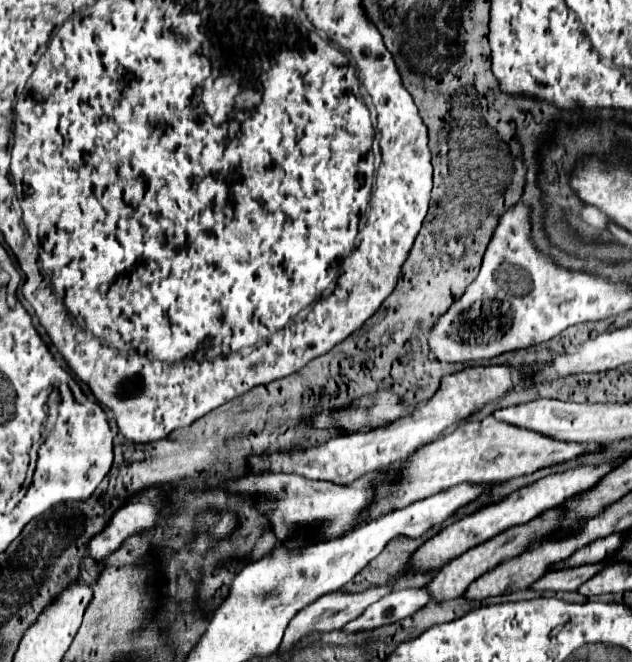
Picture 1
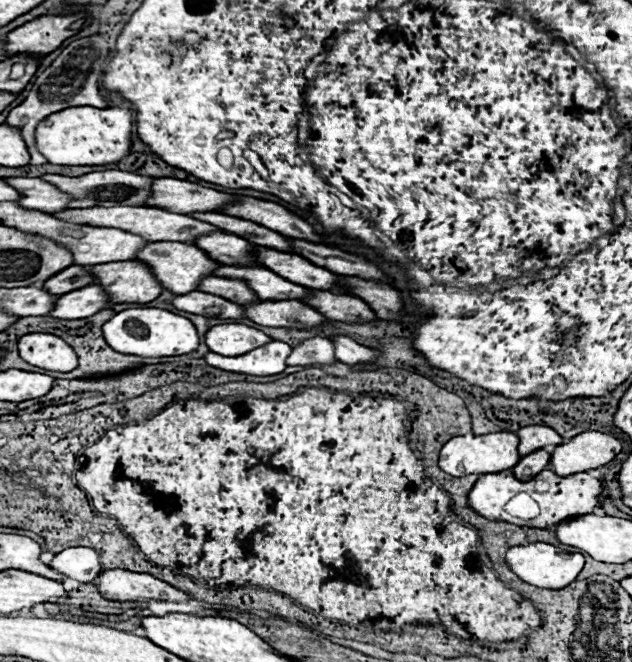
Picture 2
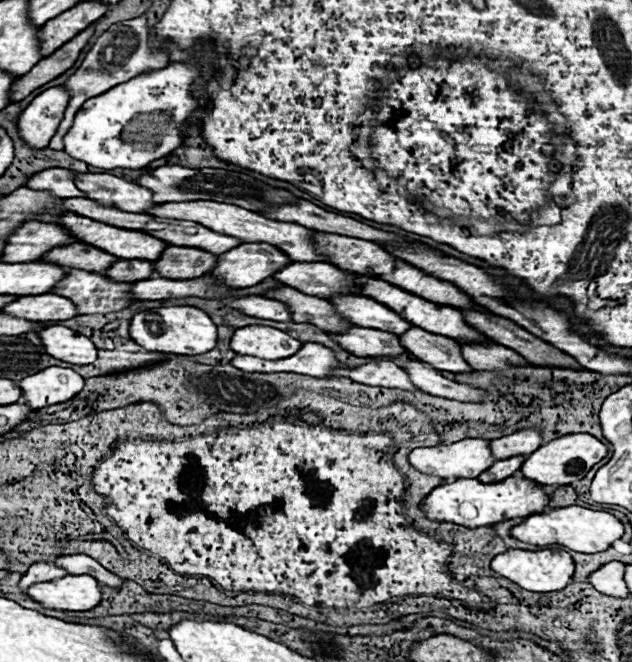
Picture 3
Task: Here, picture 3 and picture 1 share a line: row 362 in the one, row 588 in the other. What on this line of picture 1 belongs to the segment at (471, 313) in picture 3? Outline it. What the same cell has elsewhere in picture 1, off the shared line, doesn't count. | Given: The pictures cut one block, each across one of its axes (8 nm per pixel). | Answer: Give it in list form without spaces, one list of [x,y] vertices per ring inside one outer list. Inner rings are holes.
[[[576,566],[574,570],[554,570],[542,576],[538,582],[532,584],[532,590],[554,590],[554,592],[566,592],[566,590],[578,590],[586,578],[592,578],[606,566]]]

